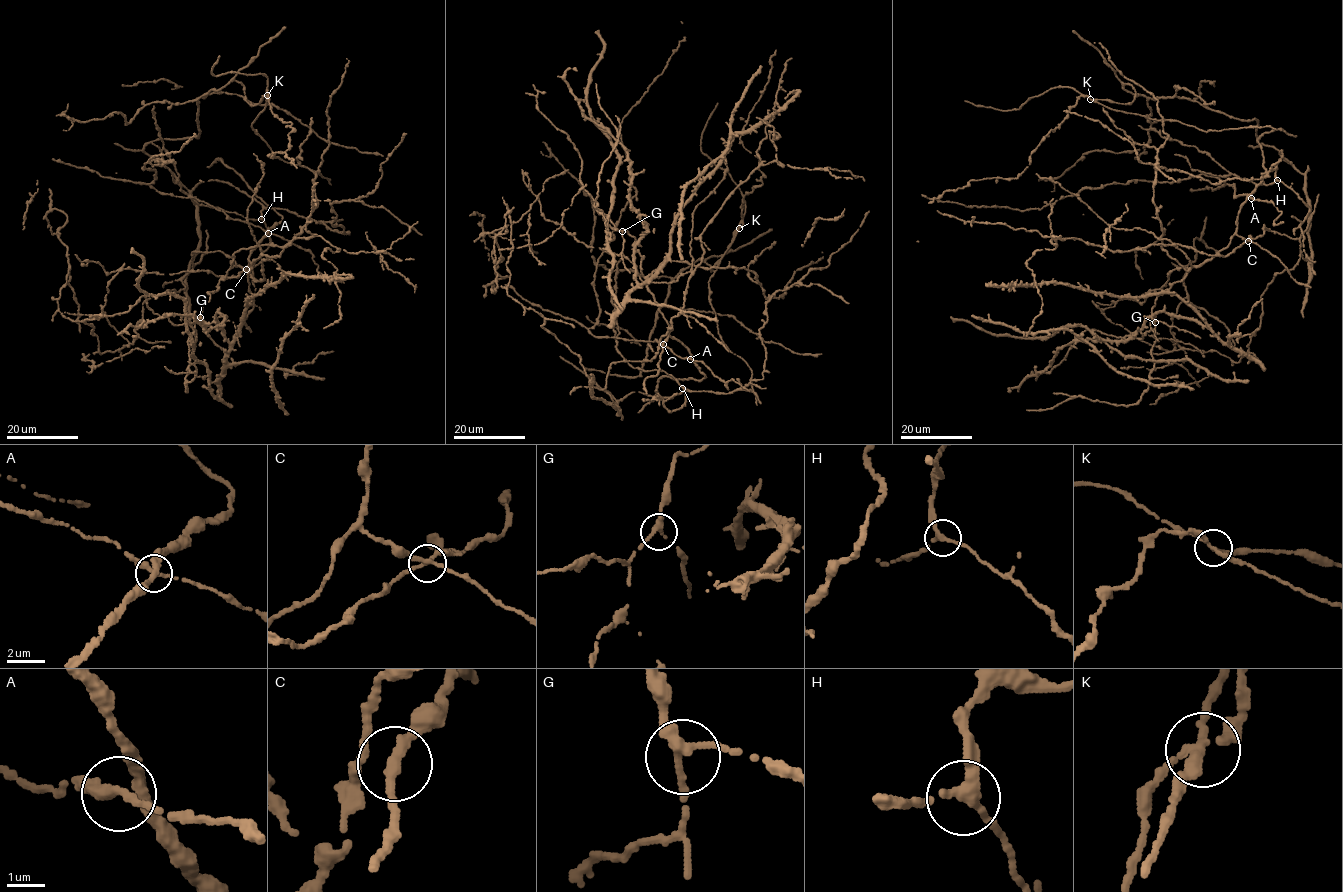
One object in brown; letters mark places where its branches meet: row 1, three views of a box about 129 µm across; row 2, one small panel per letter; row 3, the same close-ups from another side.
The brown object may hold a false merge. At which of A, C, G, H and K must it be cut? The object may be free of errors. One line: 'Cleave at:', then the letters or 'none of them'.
Cleave at: K

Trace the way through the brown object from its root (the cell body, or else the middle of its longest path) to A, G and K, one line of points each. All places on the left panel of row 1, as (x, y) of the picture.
A: (192, 260), (194, 252), (220, 250), (236, 265), (246, 268), (250, 251), (268, 233)
G: (192, 260), (194, 252), (220, 250), (242, 268), (249, 260), (252, 265), (237, 277), (224, 276), (200, 317)
K: (192, 260), (202, 254), (192, 194), (144, 147), (197, 138), (197, 98), (233, 80), (250, 104), (267, 95)

